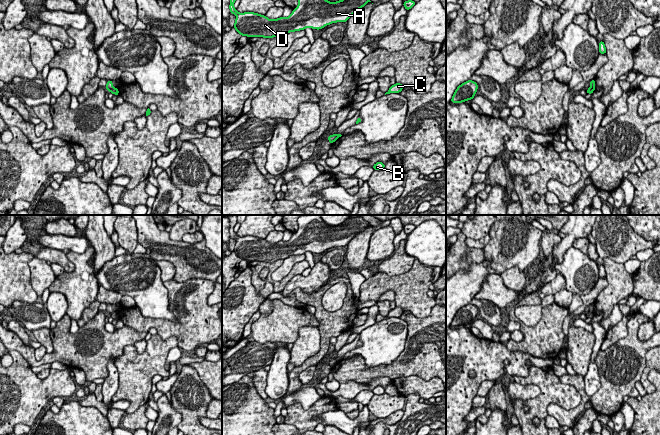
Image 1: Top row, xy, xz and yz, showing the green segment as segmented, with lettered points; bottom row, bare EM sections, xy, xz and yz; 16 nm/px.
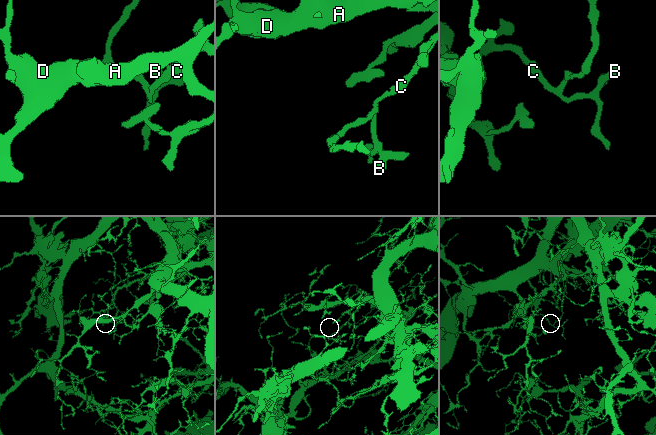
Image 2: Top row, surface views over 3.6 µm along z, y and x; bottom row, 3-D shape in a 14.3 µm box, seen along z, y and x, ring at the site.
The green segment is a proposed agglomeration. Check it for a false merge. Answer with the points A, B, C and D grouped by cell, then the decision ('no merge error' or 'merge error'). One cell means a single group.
groups A D / B C; merge error

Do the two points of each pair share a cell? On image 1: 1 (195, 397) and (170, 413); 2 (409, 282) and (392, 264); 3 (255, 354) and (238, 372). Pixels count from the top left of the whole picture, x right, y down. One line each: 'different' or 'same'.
1: different
2: different
3: same

